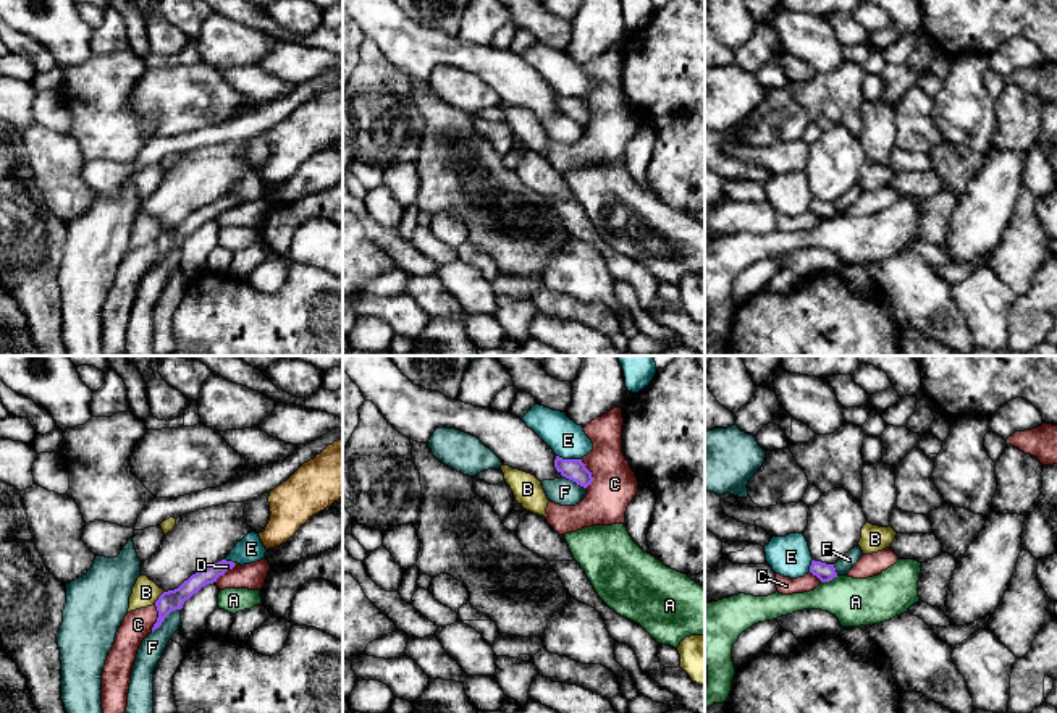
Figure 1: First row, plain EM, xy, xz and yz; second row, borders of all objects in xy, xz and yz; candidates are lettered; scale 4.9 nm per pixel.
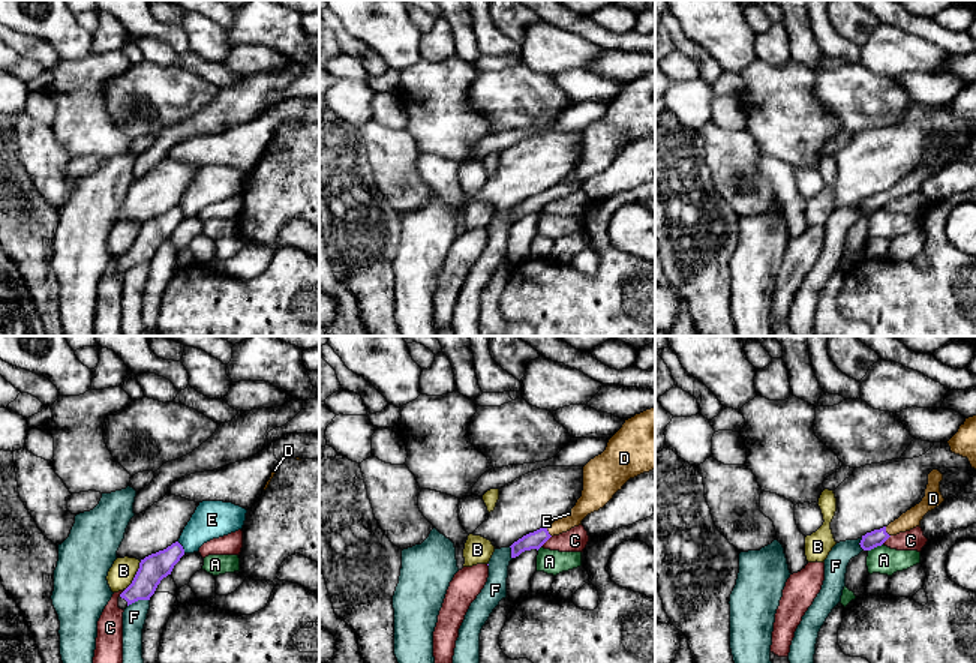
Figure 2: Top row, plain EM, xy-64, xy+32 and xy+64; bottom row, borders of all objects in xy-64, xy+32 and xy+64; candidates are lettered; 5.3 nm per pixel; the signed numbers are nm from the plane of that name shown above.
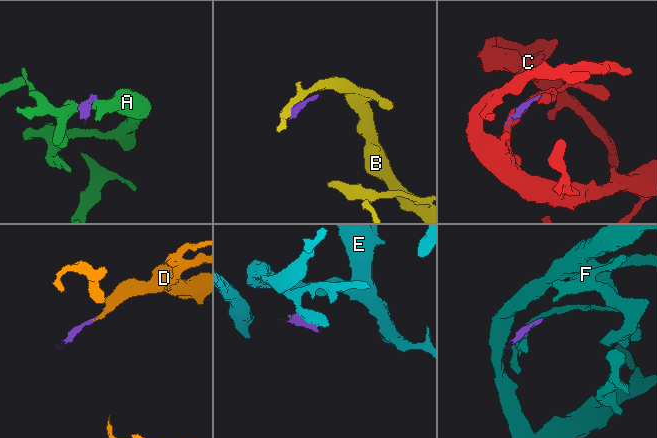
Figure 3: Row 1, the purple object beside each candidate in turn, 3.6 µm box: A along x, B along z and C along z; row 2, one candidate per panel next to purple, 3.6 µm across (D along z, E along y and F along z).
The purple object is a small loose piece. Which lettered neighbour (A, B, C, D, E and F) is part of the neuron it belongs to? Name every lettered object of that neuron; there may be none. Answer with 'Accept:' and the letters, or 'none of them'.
Accept: D

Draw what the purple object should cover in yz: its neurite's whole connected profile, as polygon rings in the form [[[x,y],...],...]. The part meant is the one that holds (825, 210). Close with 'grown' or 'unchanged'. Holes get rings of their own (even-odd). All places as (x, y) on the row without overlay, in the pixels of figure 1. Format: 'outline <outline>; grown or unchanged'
outline [[[811,199],[810,210],[816,213],[821,220],[829,220],[837,215],[834,202],[826,202],[821,199]]]; unchanged

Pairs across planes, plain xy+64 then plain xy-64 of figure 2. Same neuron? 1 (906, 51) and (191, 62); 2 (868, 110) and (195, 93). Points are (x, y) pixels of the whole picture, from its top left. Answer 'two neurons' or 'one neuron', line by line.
1: two neurons
2: one neuron

